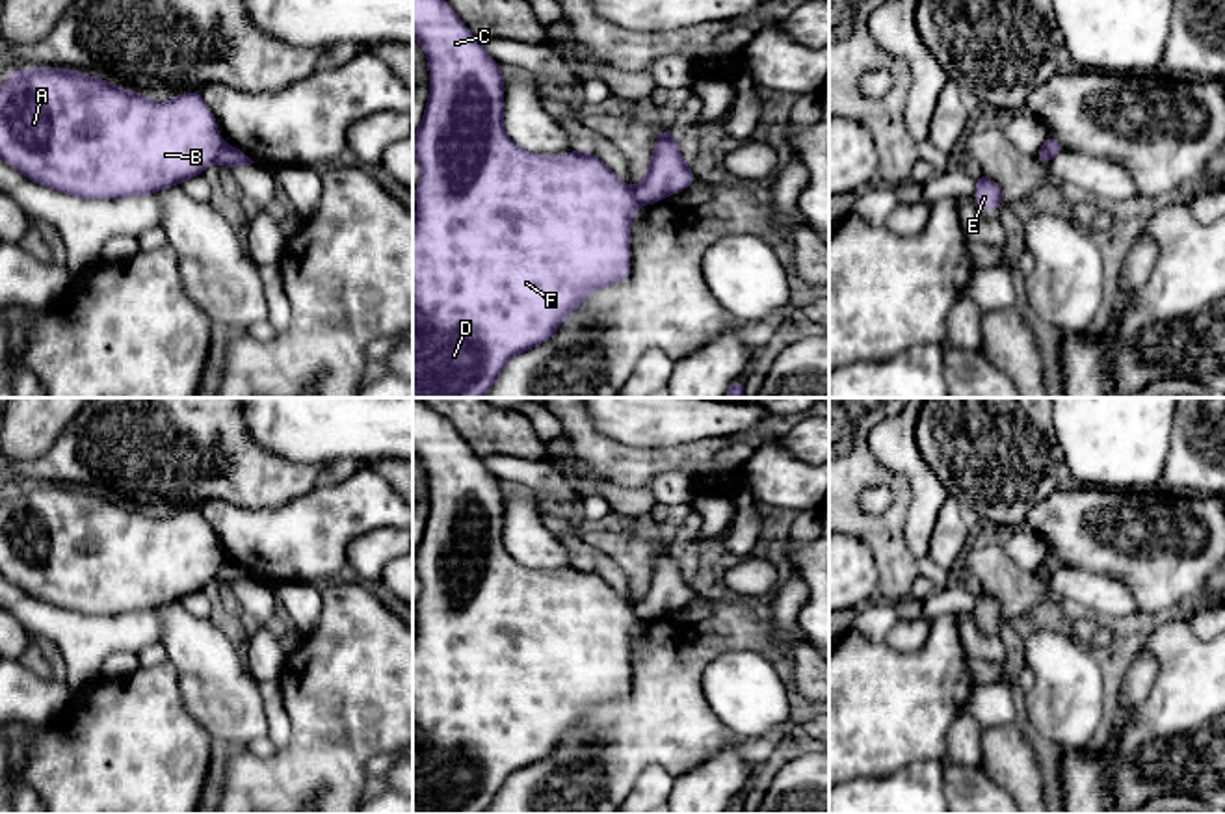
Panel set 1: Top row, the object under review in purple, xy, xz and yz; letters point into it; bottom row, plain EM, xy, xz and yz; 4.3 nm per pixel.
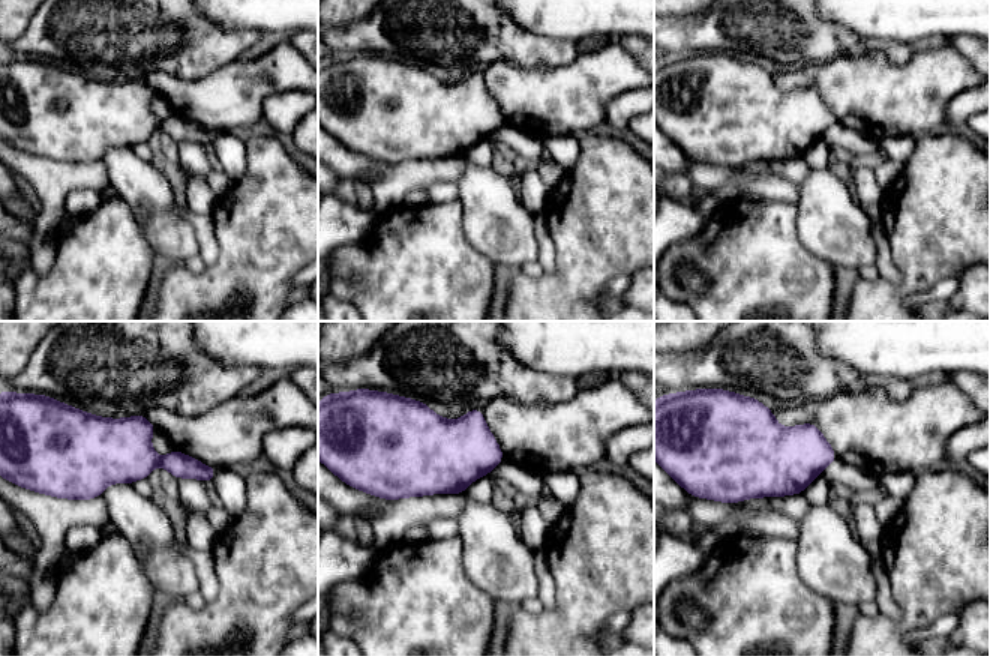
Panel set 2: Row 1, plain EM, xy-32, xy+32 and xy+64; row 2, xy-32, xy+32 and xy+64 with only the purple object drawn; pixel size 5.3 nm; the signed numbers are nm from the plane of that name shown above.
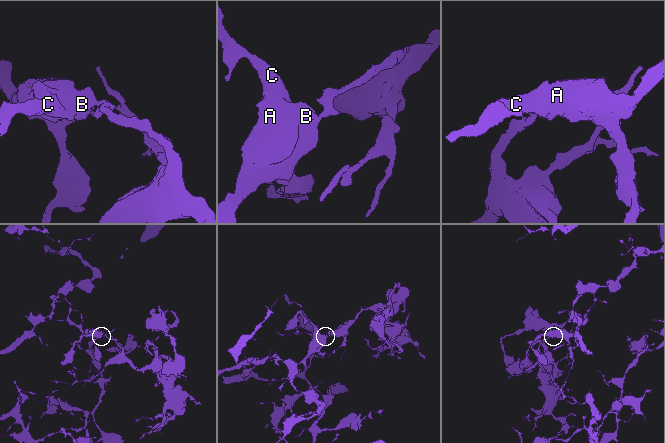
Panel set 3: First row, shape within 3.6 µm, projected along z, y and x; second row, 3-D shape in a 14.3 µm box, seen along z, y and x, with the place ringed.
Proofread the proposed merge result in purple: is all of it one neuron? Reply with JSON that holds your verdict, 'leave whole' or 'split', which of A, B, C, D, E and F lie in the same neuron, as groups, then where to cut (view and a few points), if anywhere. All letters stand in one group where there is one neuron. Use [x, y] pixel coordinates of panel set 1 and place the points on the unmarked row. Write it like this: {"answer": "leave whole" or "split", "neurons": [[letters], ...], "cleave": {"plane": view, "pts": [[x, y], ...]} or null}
{"answer": "split", "neurons": [["A", "B", "C", "D", "F"], ["E"]], "cleave": {"plane": "xy", "pts": [[225, 560], [216, 577]]}}

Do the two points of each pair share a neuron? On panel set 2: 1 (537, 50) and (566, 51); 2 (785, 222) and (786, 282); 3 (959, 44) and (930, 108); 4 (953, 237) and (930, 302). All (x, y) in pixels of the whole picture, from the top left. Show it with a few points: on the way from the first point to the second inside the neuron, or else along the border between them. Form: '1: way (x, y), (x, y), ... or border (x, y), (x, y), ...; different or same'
1: way (545, 51), (558, 51); same
2: way (785, 237), (785, 267); same
3: border (948, 42), (974, 68); different
4: border (956, 273), (912, 293), (906, 303); different

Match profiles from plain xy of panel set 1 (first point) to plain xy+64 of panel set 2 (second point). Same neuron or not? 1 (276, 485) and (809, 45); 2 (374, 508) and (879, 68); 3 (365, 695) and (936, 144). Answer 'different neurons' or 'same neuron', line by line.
1: same neuron
2: same neuron
3: same neuron

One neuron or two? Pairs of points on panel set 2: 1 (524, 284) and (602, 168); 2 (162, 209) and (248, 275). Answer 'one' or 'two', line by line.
1: one
2: two

